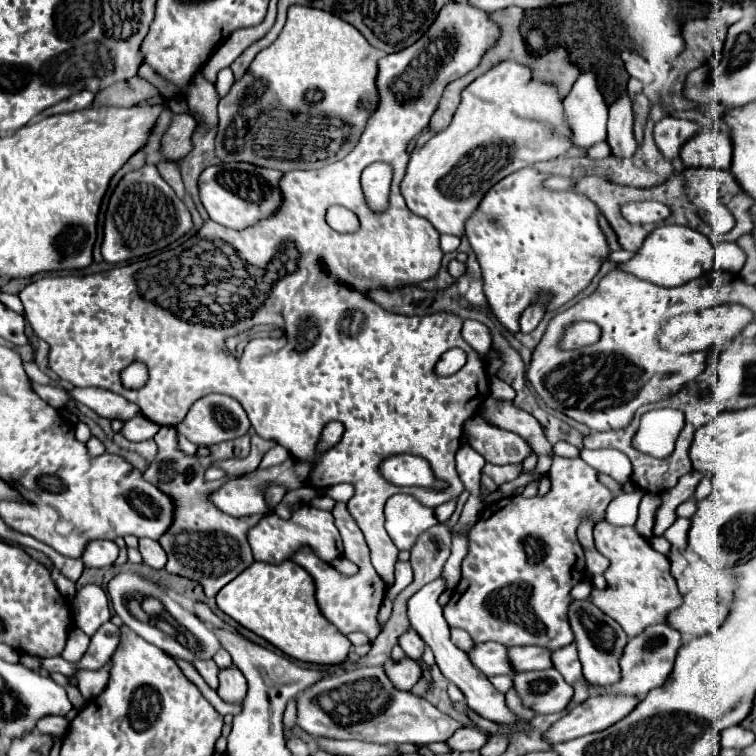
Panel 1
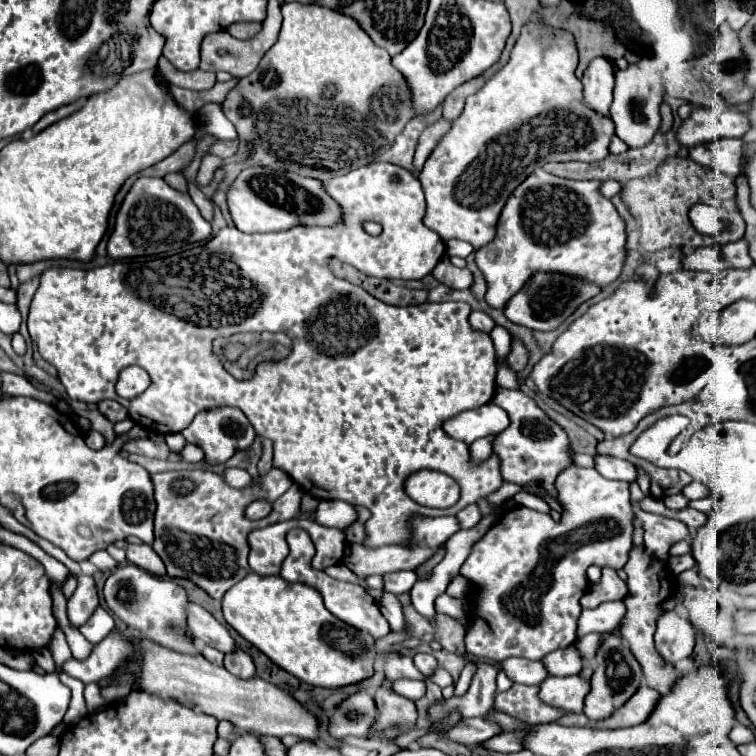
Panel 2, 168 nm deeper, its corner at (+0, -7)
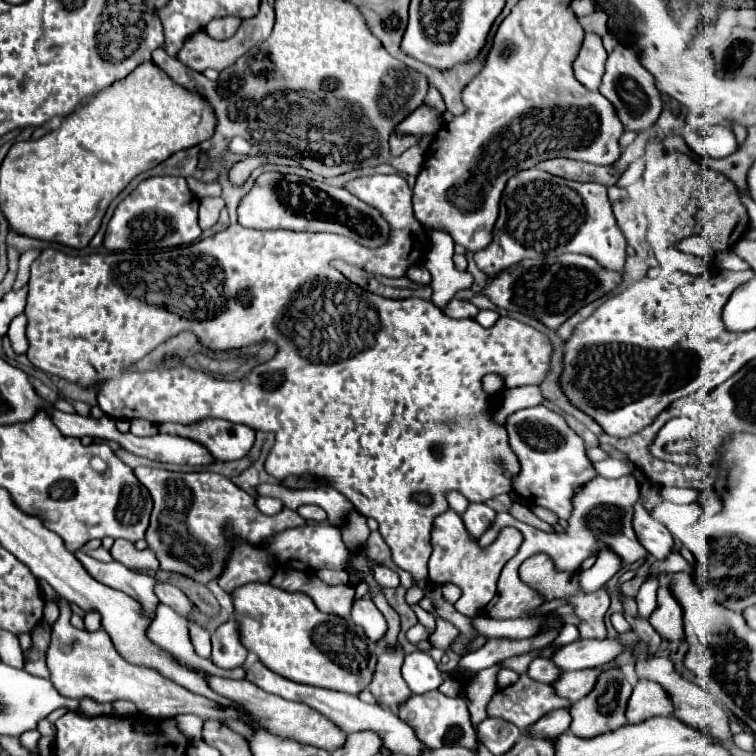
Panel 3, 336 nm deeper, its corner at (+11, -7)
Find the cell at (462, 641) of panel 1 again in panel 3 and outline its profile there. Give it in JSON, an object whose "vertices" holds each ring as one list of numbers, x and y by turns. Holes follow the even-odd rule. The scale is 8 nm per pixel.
{"vertices":[[438,690,429,692,424,695,412,695,408,699,408,703,404,703,404,707,400,707,398,717,402,721,406,721,414,729,416,737,430,749,458,745,458,747,466,747,466,749,478,753,478,741,476,741,476,733,474,733,474,727,470,721,470,711,463,699,460,696,445,696]]}

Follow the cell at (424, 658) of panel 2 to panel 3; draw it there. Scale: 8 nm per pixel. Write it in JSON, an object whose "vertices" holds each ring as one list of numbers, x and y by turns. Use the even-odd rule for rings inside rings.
{"vertices":[[414,651,404,657,402,677,412,689,412,693,428,693,440,687,442,675,434,663,434,659,426,651]]}

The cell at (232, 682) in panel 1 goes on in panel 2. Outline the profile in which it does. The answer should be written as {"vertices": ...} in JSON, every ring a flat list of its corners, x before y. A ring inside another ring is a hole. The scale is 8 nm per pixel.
{"vertices":[[237,647,235,651,225,655,225,667,231,675,235,675,239,679,249,679,255,675,255,663,253,663,251,655,247,651,243,651,241,647]]}

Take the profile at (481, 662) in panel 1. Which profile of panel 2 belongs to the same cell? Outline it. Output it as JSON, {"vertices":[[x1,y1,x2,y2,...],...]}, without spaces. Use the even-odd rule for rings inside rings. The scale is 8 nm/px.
{"vertices":[[509,657,501,661,501,669,509,675,513,683,523,683,523,685,539,685,543,679,549,677,547,669,543,667,541,661,529,661,521,657]]}

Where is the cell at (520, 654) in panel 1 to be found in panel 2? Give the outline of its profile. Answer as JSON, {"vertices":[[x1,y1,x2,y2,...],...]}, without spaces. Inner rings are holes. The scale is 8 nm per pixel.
{"vertices":[[575,645,553,651,543,657,543,665,547,667,549,675,577,675,583,667,583,659]]}

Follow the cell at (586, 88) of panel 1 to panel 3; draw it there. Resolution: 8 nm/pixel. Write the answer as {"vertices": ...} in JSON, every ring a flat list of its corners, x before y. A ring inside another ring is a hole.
{"vertices":[[586,35,582,49,574,61,574,75,588,91,600,89,606,57,608,55,602,47,602,39,598,35]]}

